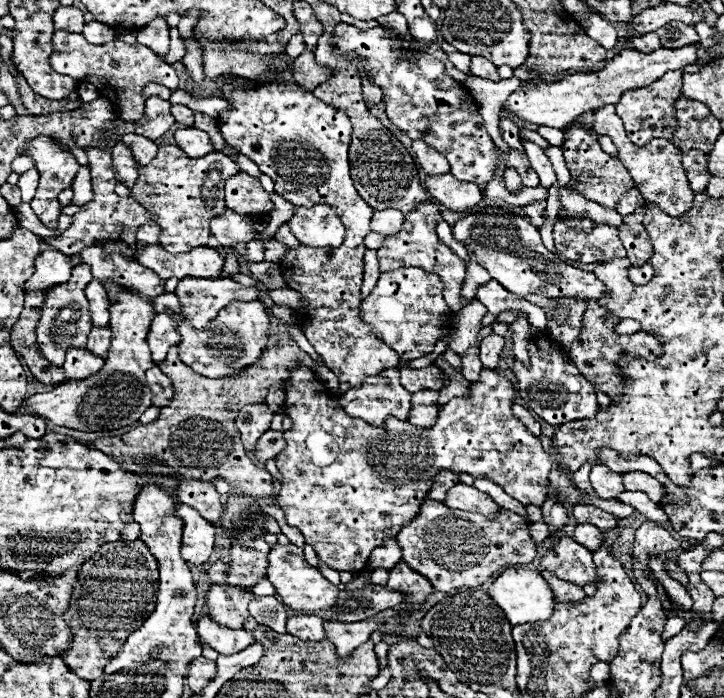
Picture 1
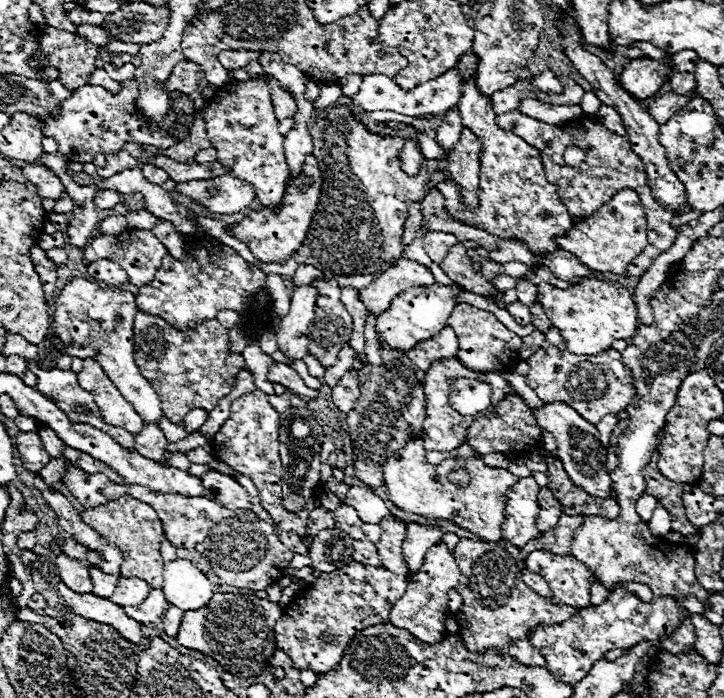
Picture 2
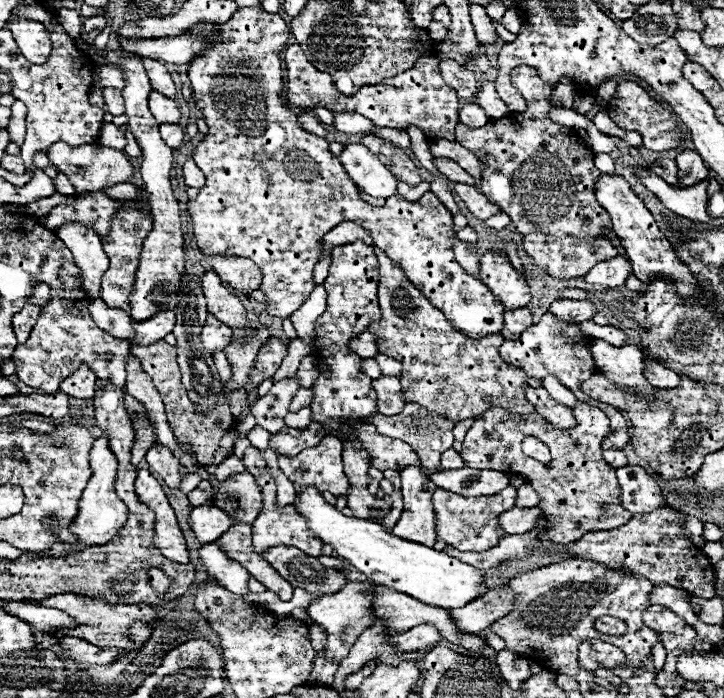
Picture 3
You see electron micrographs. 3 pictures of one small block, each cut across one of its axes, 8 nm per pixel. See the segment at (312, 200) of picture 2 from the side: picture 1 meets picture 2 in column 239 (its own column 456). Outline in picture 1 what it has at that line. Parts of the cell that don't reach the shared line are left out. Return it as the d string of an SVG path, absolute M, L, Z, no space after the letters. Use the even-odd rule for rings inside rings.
M490 208L486 214L470 214L454 224L454 238L460 240L468 256L484 266L494 280L498 280L508 292L524 298L526 294L538 294L546 298L592 298L598 300L604 292L602 282L592 272L584 272L562 264L562 260L548 252L540 240L536 226L522 216L510 214L500 208ZM486 214L506 214L506 224L486 224Z

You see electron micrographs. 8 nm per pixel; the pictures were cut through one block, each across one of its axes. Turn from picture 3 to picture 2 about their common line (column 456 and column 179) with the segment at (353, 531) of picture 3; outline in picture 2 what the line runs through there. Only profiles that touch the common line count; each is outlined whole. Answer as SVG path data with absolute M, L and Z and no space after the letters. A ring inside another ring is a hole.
M188 560L164 564L162 592L170 604L182 608L184 612L206 606L214 594L208 576Z

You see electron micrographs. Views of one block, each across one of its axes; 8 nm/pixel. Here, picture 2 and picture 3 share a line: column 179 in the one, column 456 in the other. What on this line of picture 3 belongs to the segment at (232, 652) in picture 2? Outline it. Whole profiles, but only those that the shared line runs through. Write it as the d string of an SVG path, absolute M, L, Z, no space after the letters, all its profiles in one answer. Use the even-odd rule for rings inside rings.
M378 586L376 598L374 598L372 606L374 606L376 620L384 620L388 632L394 630L394 634L400 634L400 632L406 632L406 630L410 630L414 626L420 626L420 624L432 624L432 626L436 626L440 630L440 634L442 634L444 640L460 644L466 650L470 650L472 654L476 654L476 656L482 656L482 652L484 652L484 644L486 644L484 638L476 636L476 634L462 634L462 632L458 632L456 626L452 624L450 616L448 616L448 610L442 610L442 608L436 608L436 606L426 606L426 604L414 600L412 596L406 596L402 592L394 592L394 590L386 588L386 586Z

